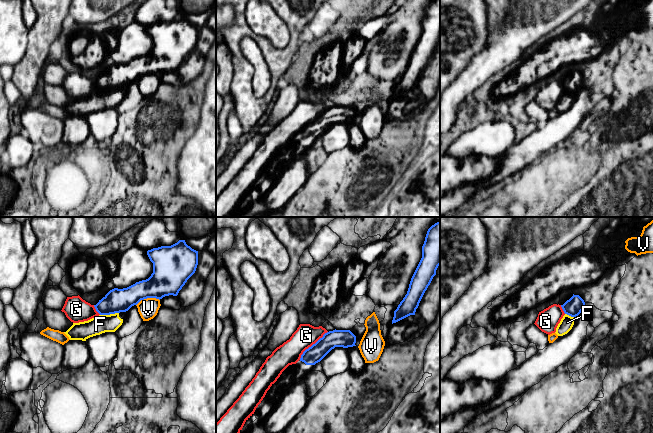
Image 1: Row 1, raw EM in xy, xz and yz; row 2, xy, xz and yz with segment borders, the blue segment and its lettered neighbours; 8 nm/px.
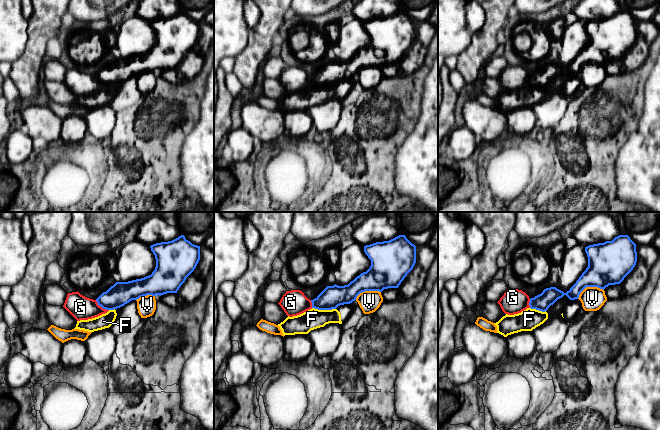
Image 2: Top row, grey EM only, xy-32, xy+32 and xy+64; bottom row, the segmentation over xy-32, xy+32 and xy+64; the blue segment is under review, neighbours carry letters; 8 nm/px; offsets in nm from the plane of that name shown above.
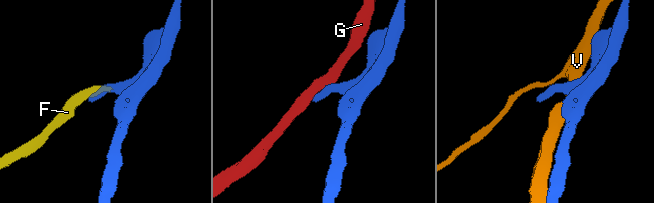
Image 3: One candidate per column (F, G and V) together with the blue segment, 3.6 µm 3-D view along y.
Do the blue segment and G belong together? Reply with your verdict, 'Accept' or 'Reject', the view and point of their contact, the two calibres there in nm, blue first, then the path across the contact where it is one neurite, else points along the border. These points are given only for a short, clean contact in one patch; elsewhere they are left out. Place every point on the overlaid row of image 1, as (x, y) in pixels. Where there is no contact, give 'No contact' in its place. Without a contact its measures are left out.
Reject. Touches blue at xz (312, 345). Thickness 140 nm (blue) against 180 nm. Boundary: xz (327, 331), (309, 346), (299, 359)

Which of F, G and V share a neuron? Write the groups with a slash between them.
F / G / V

